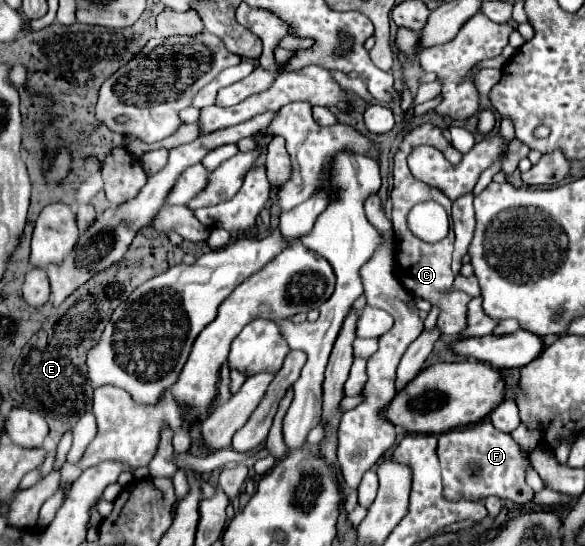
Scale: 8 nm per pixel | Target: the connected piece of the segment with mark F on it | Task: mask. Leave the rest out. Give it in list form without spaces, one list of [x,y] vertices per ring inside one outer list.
[[[489,418],[441,434],[437,456],[441,460],[445,498],[485,500],[487,496],[499,496],[501,500],[523,506],[535,496],[535,492],[525,484],[525,472],[531,468],[529,456],[523,454],[511,434],[497,430]]]

